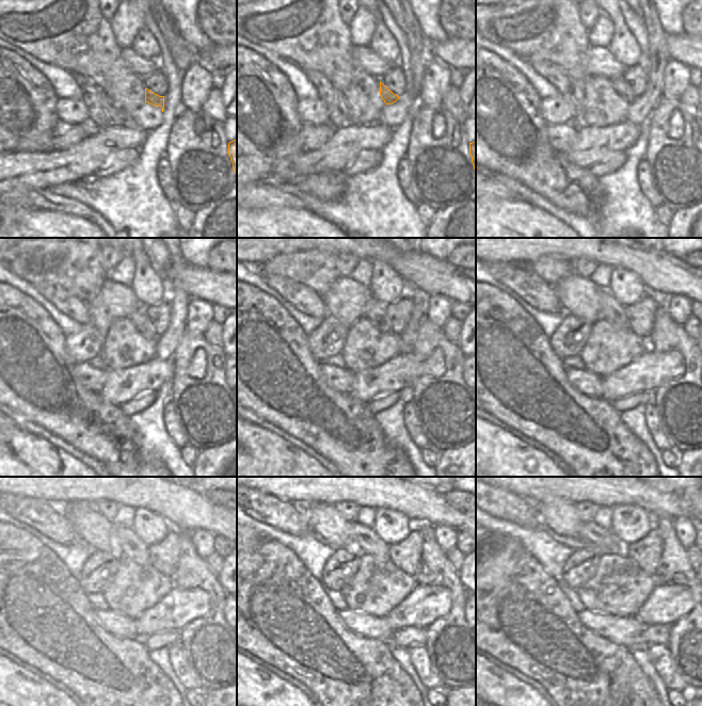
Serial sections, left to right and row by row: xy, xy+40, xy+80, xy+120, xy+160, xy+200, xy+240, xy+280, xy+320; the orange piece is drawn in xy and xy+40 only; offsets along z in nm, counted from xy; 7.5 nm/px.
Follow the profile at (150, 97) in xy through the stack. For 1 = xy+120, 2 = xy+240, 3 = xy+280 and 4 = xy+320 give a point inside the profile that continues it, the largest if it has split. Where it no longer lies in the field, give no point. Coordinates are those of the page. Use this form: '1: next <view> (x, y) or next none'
1: next xy+120 (139, 319)
2: next xy+240 (128, 544)
3: next xy+280 (364, 540)
4: next xy+320 (590, 532)

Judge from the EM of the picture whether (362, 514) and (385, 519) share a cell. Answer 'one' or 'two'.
two

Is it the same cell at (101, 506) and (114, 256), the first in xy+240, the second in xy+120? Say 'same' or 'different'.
same

